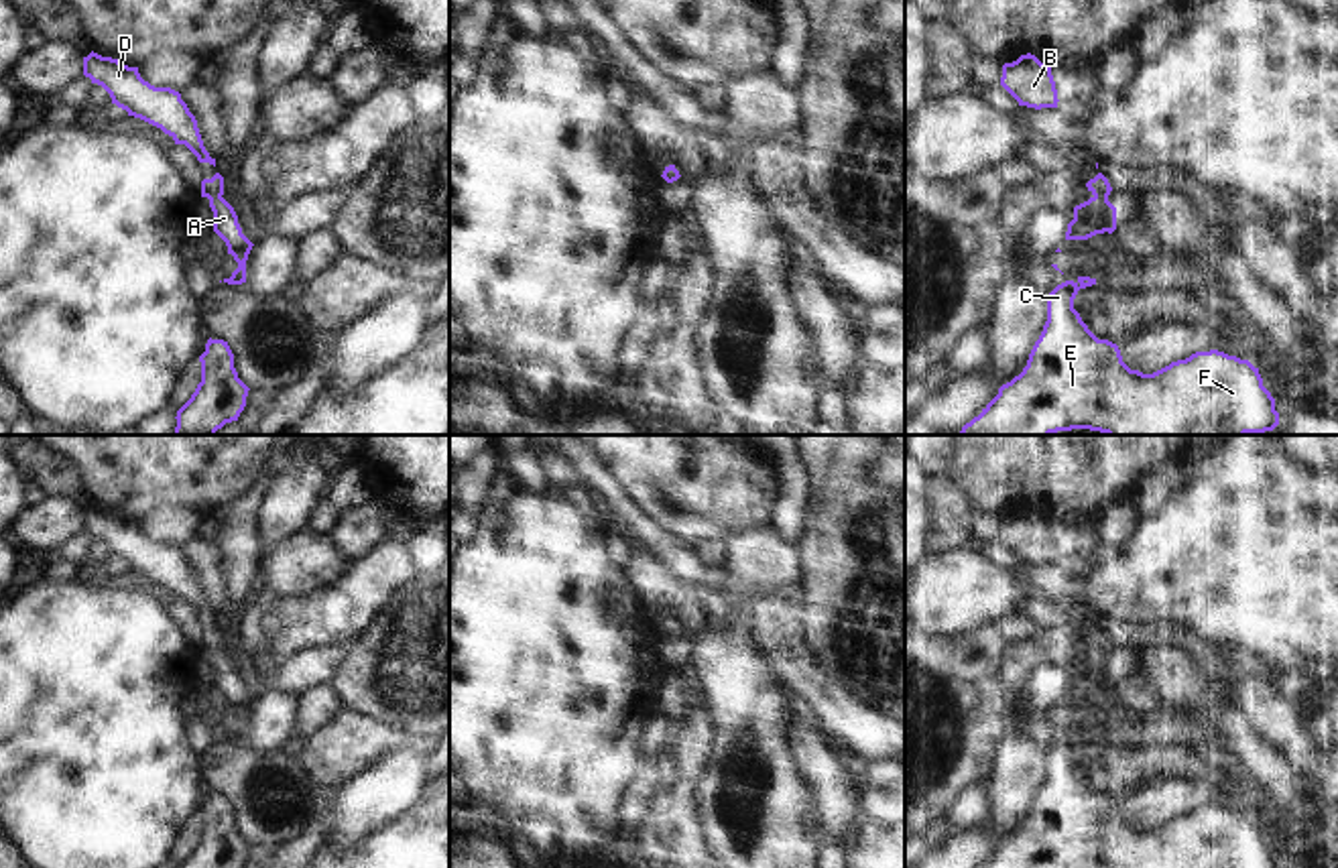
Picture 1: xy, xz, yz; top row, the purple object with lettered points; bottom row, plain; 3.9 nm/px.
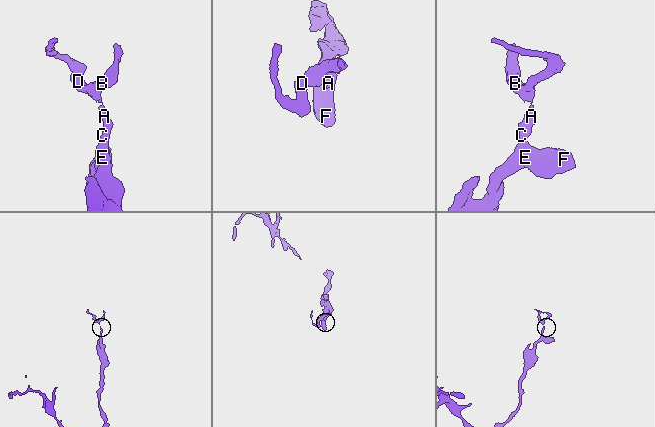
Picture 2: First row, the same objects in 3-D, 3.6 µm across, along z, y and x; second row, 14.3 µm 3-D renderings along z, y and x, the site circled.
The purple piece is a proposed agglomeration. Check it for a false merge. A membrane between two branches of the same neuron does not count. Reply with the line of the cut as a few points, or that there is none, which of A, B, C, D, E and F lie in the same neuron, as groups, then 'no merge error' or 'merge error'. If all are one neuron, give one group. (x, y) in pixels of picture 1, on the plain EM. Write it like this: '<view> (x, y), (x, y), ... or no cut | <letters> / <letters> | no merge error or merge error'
no cut | A B C D E F | no merge error

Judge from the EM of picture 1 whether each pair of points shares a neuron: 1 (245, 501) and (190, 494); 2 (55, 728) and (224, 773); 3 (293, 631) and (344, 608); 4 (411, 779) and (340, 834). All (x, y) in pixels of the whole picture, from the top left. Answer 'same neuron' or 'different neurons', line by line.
1: different neurons
2: different neurons
3: same neuron
4: same neuron

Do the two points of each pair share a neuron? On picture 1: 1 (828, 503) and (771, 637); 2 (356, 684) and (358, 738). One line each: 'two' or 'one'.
1: two
2: two

